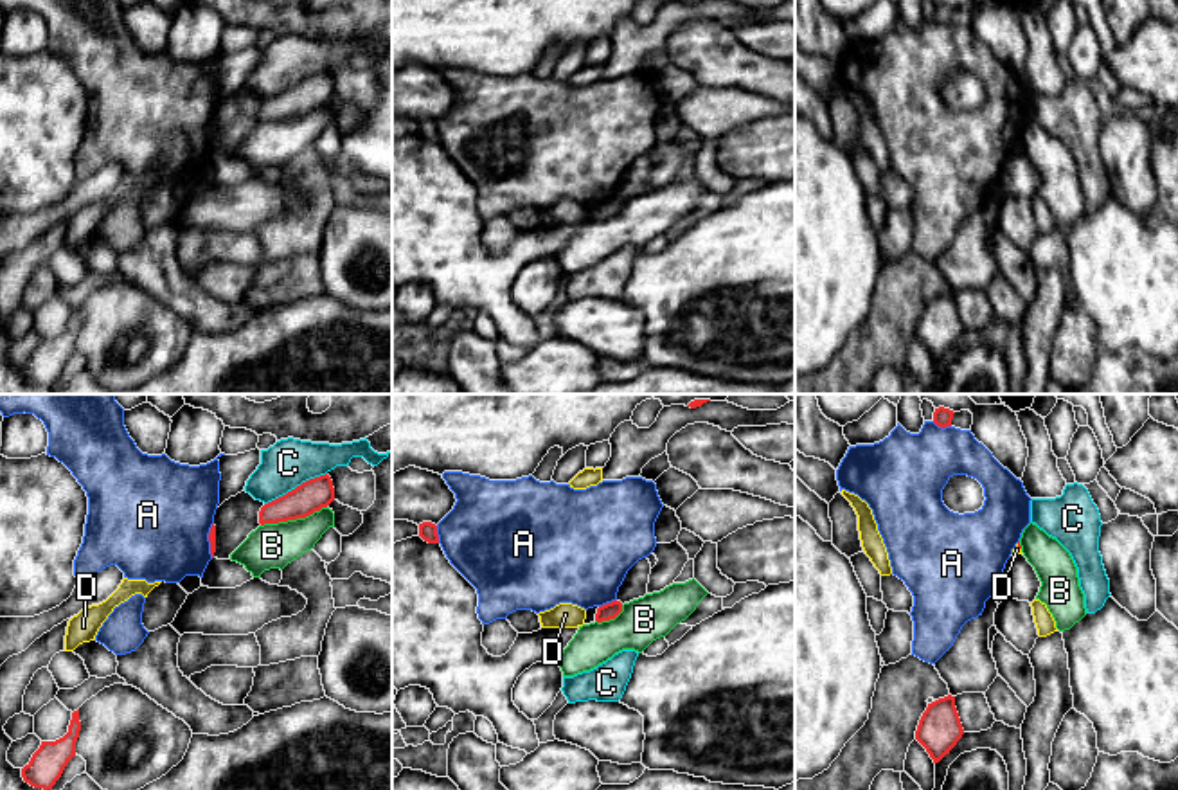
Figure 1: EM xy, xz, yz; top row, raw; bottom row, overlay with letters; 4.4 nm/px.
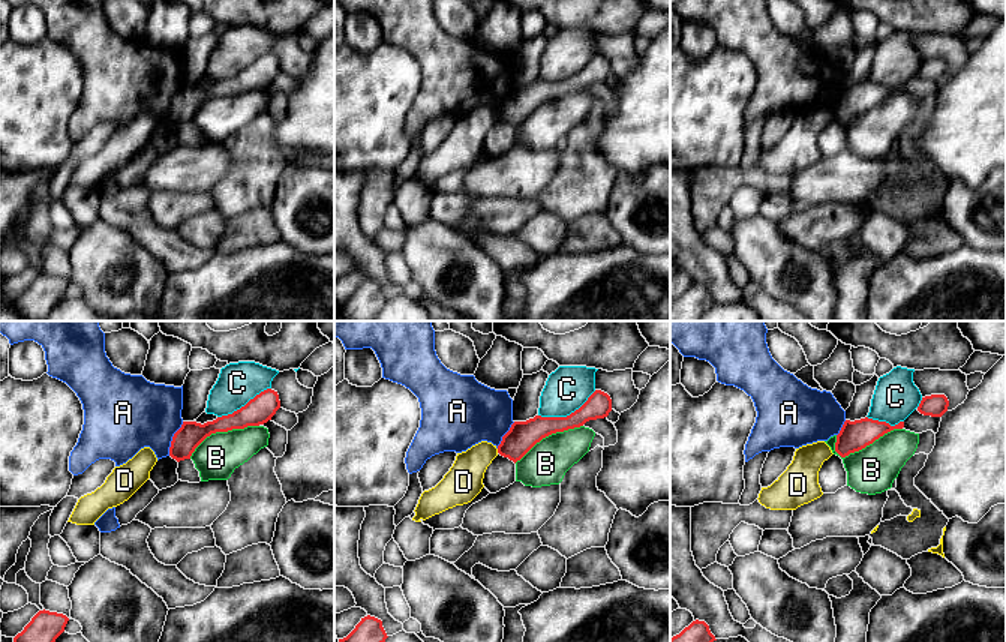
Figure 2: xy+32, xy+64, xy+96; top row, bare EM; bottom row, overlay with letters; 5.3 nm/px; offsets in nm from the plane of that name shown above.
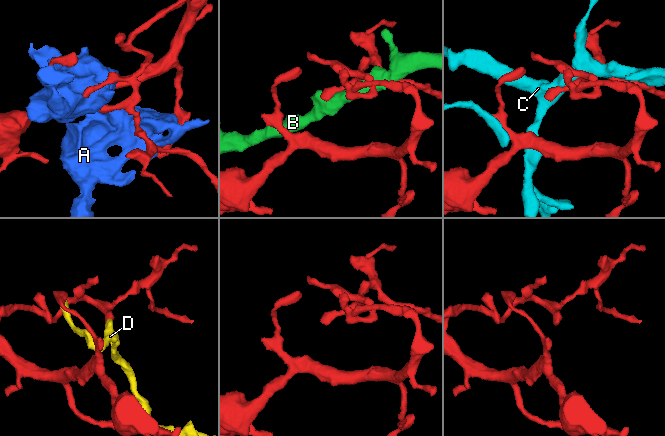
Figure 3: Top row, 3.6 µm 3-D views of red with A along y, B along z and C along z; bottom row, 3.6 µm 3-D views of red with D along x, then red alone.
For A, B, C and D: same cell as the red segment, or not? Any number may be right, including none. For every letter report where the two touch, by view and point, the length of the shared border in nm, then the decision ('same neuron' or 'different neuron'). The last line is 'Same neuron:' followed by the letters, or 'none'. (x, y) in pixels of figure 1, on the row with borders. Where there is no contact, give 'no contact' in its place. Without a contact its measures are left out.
A: contact yz (941, 427); length 90 nm; different neuron
B: contact xy (294, 519); length 300 nm; different neuron
C: contact xy (297, 486); length 320 nm; different neuron
D: contact yz (1018, 546); length 40 nm; different neuron
Same neuron: none

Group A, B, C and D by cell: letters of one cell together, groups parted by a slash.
A / B / C / D

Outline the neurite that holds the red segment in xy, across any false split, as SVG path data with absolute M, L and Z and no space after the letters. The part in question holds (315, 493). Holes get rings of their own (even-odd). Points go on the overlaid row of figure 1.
M320 475L309 479L288 491L286 495L264 504L259 511L259 524L279 524L297 518L306 518L335 500L331 477Z

